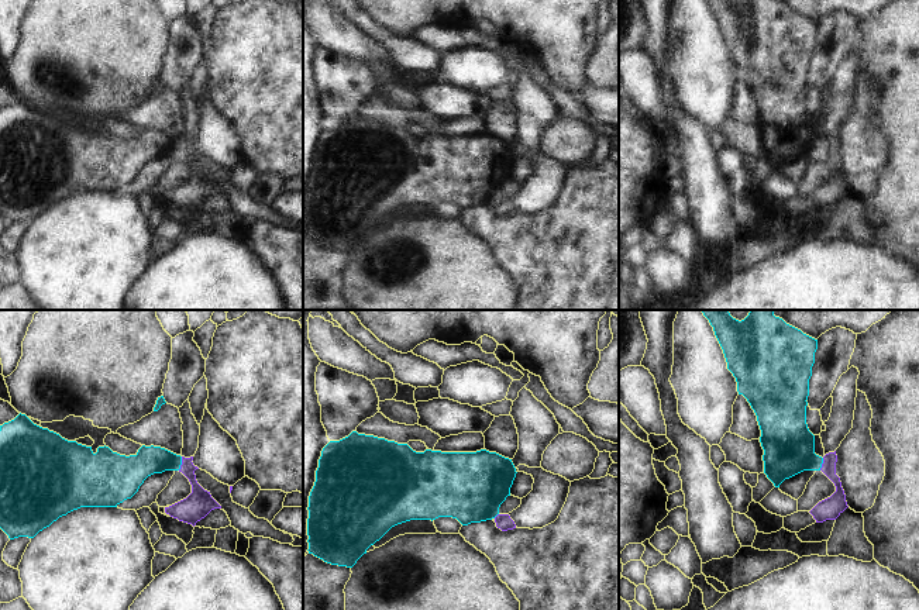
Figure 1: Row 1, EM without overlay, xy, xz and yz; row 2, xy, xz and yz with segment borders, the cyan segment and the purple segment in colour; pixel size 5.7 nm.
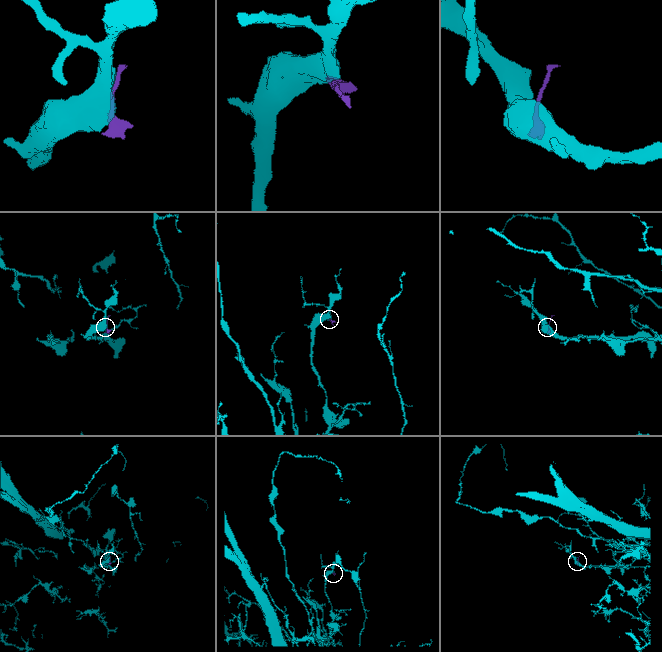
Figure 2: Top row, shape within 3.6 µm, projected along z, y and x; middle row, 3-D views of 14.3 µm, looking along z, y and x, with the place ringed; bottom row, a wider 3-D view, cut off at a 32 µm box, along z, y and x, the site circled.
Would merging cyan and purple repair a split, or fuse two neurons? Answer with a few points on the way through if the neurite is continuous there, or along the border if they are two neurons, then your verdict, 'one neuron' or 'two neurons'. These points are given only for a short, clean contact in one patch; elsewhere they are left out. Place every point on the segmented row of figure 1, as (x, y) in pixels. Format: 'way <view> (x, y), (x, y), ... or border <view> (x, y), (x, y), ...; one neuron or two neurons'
border xy (182, 457), (182, 464), (178, 469); two neurons

